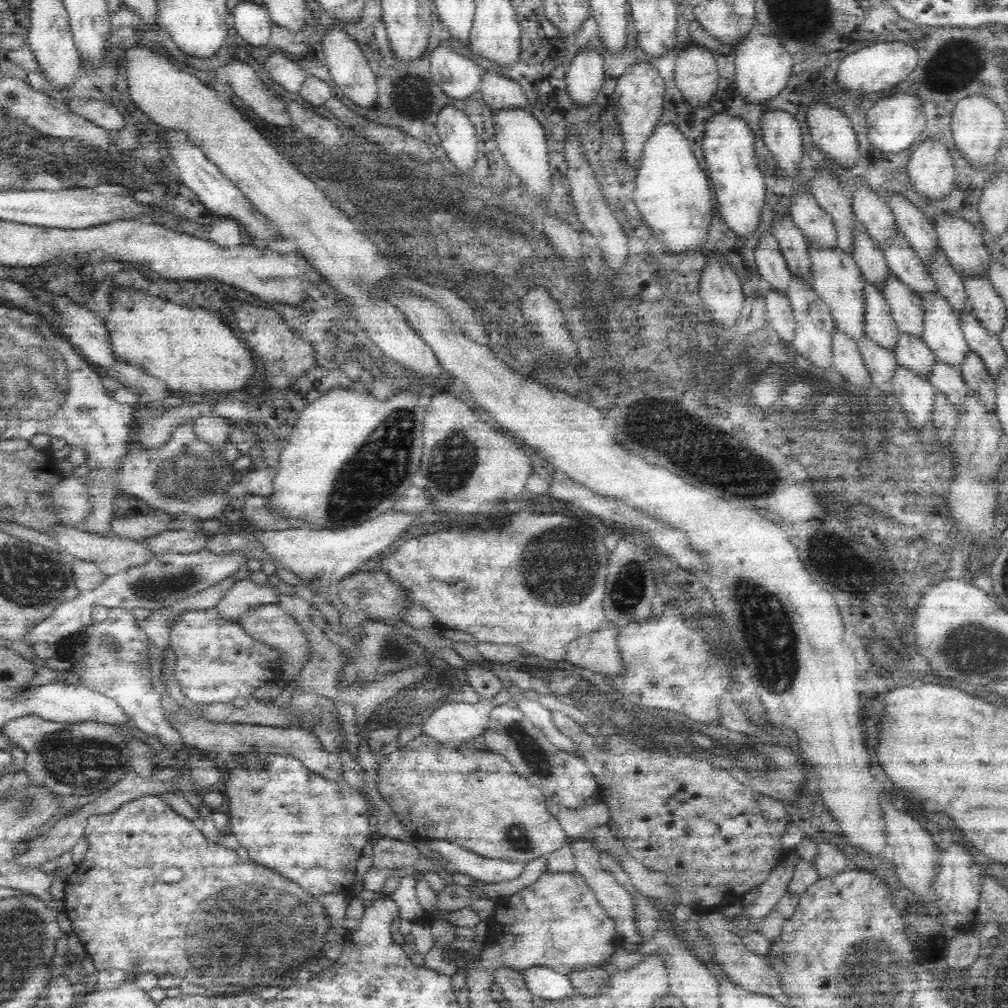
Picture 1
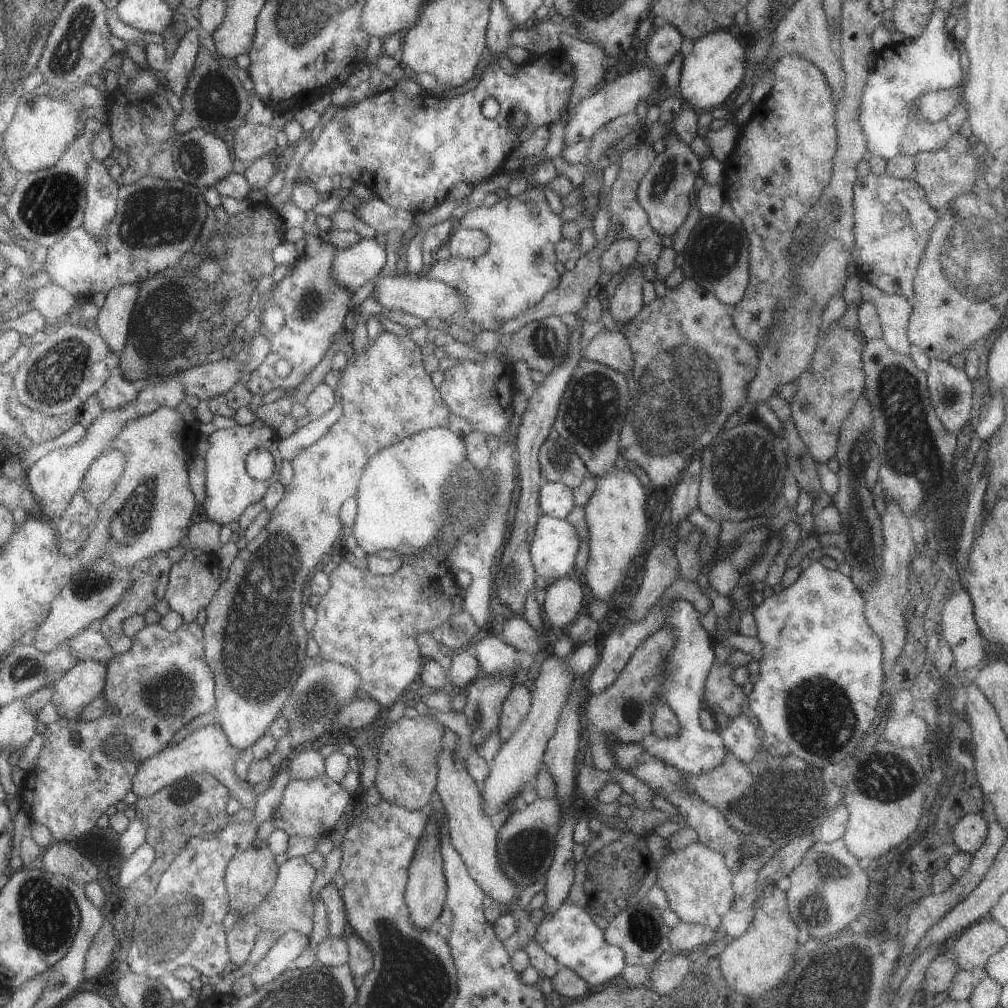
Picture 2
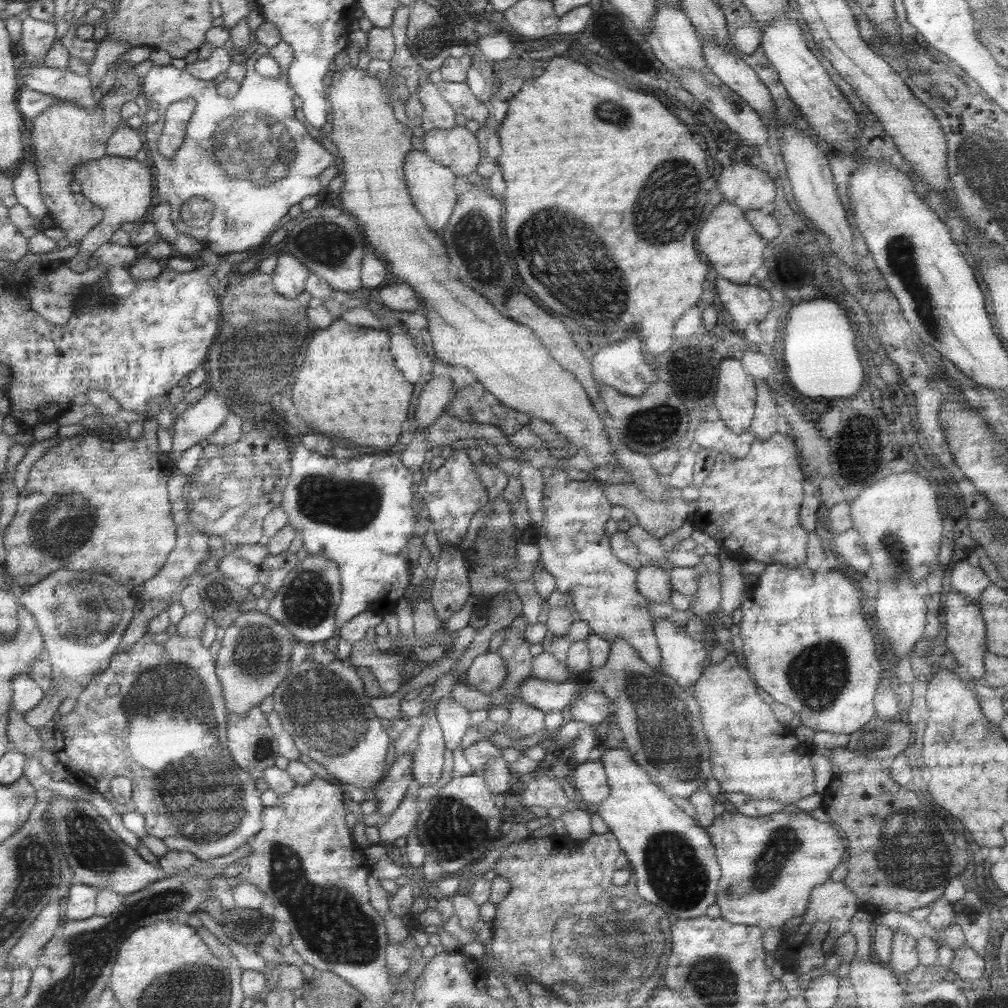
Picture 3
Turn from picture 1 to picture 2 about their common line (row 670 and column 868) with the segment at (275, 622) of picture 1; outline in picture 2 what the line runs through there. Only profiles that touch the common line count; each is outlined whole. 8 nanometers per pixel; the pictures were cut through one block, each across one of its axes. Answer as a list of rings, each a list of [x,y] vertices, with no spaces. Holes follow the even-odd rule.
[[[861,280],[859,284],[861,284],[863,302],[873,302],[873,306],[877,310],[877,316],[879,316],[879,322],[883,328],[883,334],[881,334],[883,342],[891,350],[895,350],[903,356],[909,356],[911,344],[907,340],[907,322],[913,312],[911,302],[905,296],[893,296],[893,294],[883,292],[883,290],[875,288],[871,282]]]

